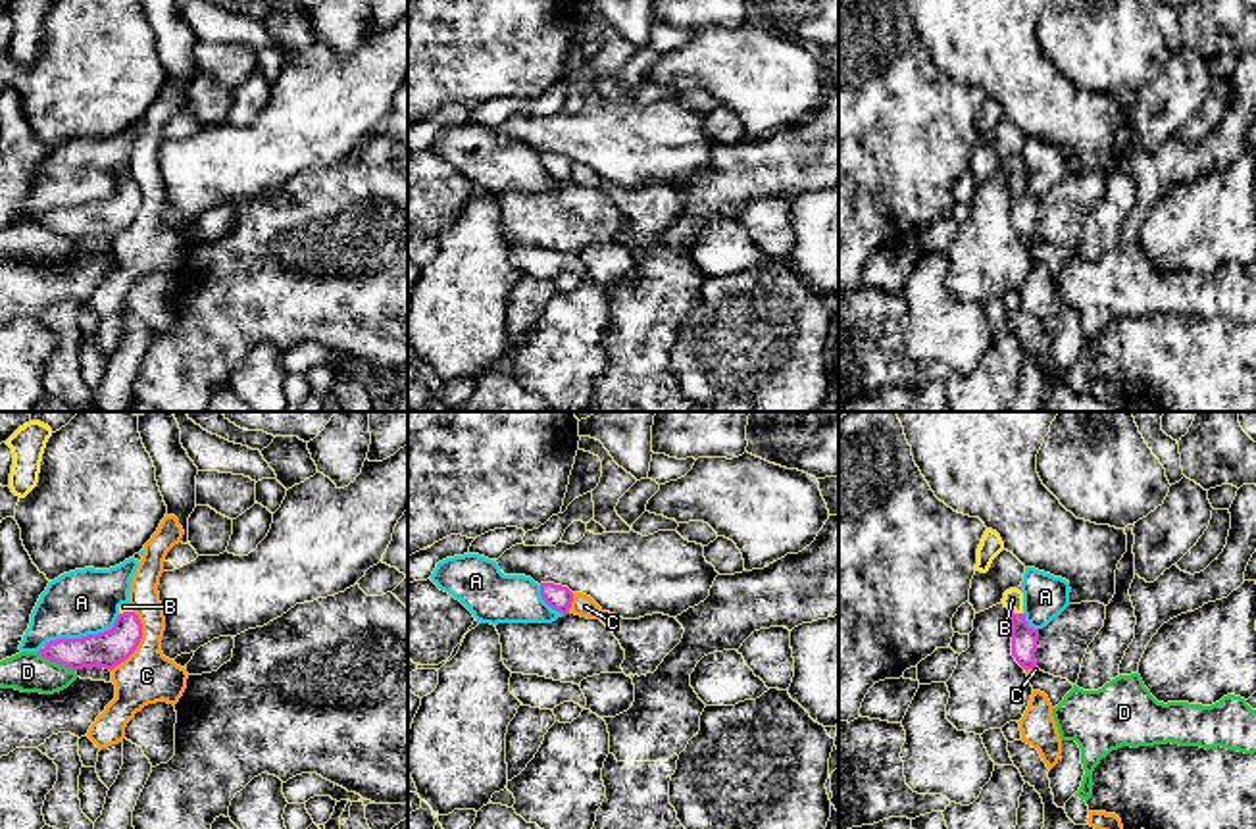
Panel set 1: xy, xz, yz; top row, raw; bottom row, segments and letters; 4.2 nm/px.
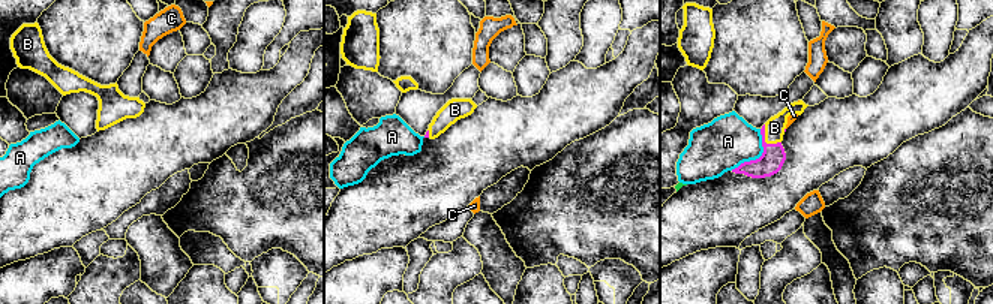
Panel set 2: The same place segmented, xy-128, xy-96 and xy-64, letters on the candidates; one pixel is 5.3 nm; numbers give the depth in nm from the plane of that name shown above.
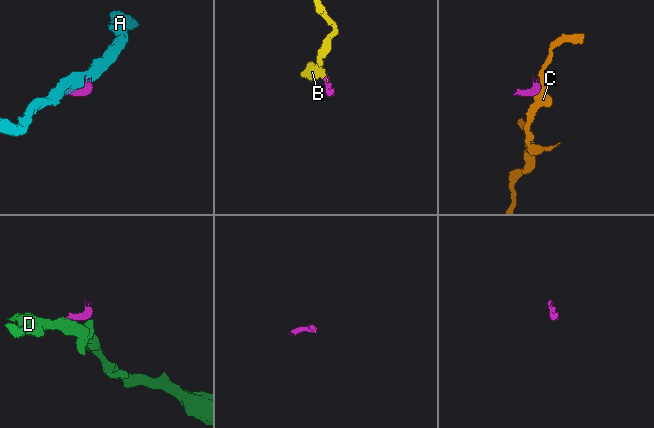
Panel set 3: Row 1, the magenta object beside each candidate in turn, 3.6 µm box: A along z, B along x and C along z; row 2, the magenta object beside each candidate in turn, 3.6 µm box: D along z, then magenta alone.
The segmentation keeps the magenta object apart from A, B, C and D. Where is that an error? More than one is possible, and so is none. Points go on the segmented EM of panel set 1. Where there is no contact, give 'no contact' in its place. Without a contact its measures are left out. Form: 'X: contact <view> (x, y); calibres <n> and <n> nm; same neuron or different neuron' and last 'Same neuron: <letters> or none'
A: contact xy (83, 637); calibres 150 and 280 nm; different neuron
B: contact yz (1016, 614); calibres 110 and 80 nm; same neuron
C: contact xy (139, 641); calibres 150 and 220 nm; different neuron
D: contact xy (56, 662); calibres 150 and 170 nm; different neuron
Same neuron: B

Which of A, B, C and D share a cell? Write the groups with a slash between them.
A / B / C / D

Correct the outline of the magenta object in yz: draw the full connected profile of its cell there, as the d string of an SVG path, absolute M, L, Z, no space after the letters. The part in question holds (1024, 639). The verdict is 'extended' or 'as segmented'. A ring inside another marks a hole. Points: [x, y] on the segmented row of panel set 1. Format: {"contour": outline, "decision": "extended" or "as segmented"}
{"contour": "M1019 589L1006 590L1002 604L1008 610L1012 625L1012 656L1025 671L1037 667L1035 652L1039 629L1029 627L1025 621L1023 592Z", "decision": "extended"}

